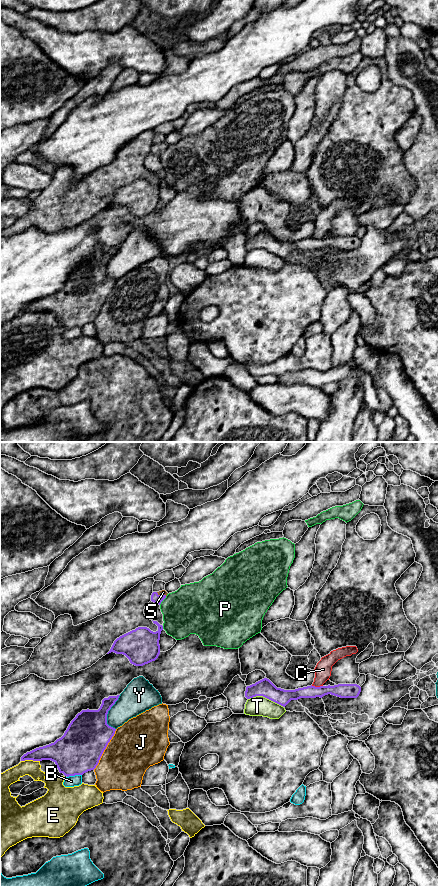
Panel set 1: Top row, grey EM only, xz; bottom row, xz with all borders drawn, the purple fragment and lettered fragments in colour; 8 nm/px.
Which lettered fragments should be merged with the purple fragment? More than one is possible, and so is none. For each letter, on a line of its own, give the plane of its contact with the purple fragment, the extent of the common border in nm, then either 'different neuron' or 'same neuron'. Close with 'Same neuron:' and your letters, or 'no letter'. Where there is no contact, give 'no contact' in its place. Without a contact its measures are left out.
B: meets purple in xz; contact 120 nm long; different neuron
C: meets purple in xz; contact 100 nm long; different neuron
E: meets purple in xz; contact 150 nm long; different neuron
J: meets purple in xz; contact 380 nm long; different neuron
P: meets purple in xz; contact 90 nm long; different neuron
S: meets purple in xz; contact 90 nm long; same neuron
T: meets purple in xz; contact 300 nm long; different neuron
Y: meets purple in xz; contact 280 nm long; different neuron
Same neuron: S

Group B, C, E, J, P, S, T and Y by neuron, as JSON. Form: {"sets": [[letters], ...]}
{"sets": [["B"], ["C"], ["E"], ["J"], ["P"], ["S"], ["T"], ["Y"]]}

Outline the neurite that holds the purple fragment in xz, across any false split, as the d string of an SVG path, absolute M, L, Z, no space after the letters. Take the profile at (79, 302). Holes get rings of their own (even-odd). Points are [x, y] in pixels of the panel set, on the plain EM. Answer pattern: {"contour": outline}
{"contour": "M119 248L104 250L98 262L82 262L61 290L27 304L21 313L51 312L67 329L94 322L115 286L116 281L107 276L107 266Z"}

